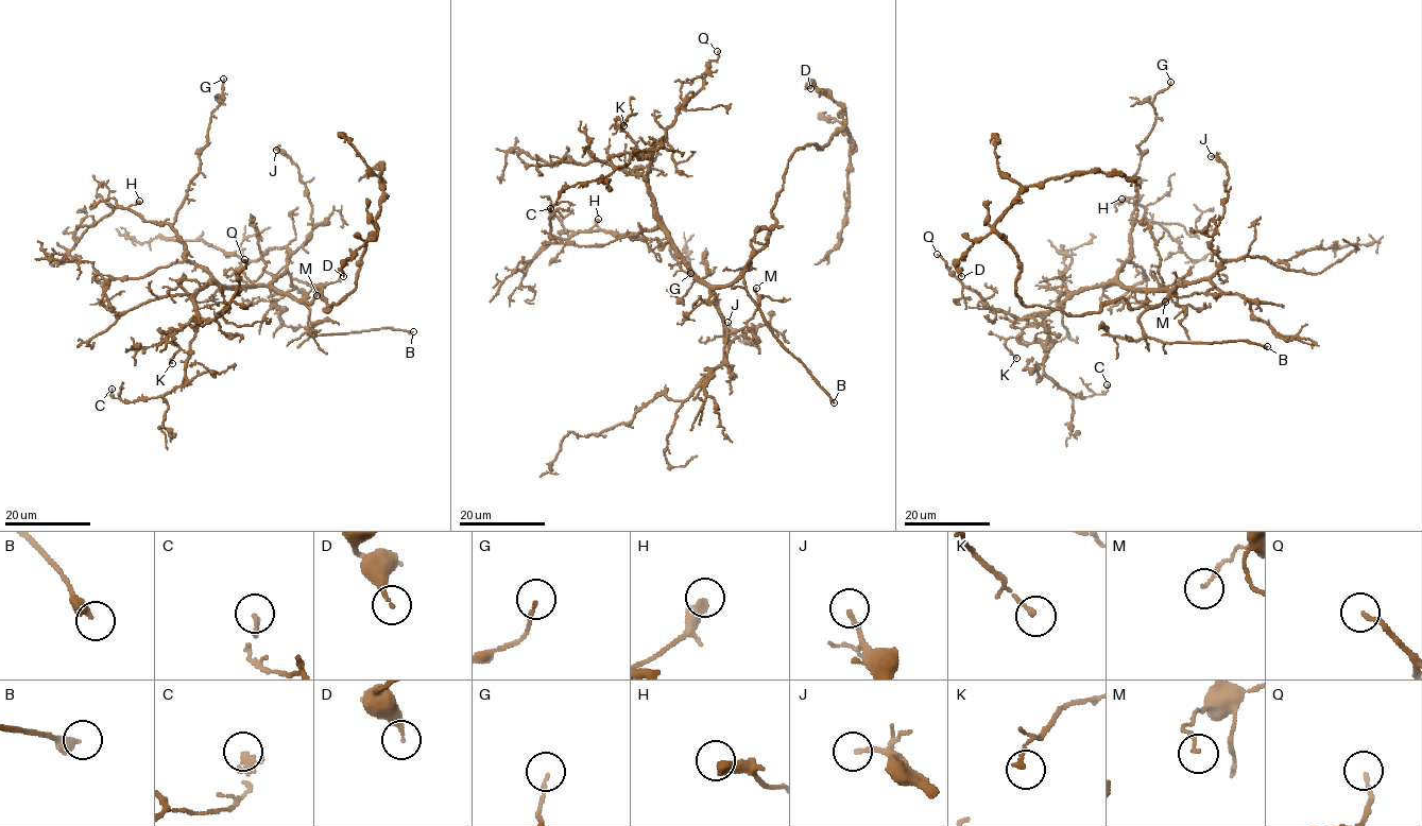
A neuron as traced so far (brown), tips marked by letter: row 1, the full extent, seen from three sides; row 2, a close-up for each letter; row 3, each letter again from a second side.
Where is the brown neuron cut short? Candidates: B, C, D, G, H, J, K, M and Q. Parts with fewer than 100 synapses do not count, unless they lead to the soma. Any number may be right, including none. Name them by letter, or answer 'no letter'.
B

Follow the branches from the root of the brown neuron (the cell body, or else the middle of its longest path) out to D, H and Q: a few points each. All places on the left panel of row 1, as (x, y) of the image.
D: (305, 302), (321, 294), (327, 312), (356, 287), (364, 243), (377, 229), (345, 261), (343, 276)
H: (305, 302), (267, 287), (223, 287), (191, 263), (184, 242), (167, 224), (143, 221), (129, 208), (139, 201)
Q: (305, 302), (267, 287), (208, 285), (194, 298), (196, 319), (210, 323), (237, 293), (244, 259)

